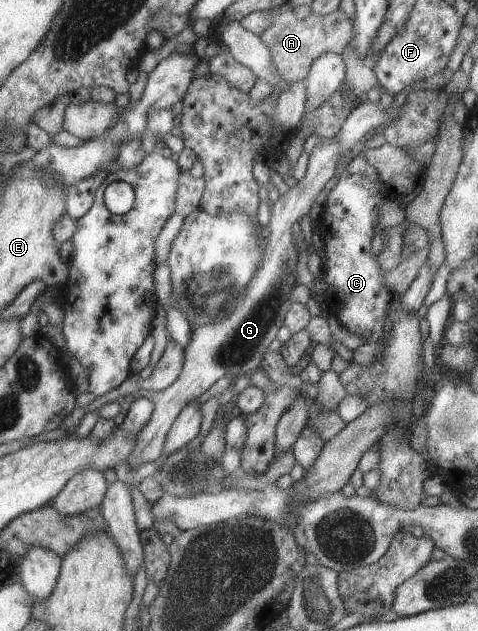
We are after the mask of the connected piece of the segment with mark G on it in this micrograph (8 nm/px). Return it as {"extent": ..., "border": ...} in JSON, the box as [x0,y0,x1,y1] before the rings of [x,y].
{"extent":[127,100,402,468],"border":[[[385,100],[378,101],[378,103],[367,101],[360,103],[344,118],[336,135],[321,138],[320,145],[316,145],[311,150],[304,177],[290,183],[286,193],[272,202],[269,222],[266,225],[268,243],[264,247],[264,255],[254,275],[244,285],[244,293],[234,301],[232,313],[226,317],[220,317],[218,321],[210,319],[203,325],[192,325],[188,321],[192,337],[183,349],[184,361],[178,377],[165,389],[140,393],[141,396],[145,396],[154,403],[154,411],[148,423],[136,434],[138,437],[136,447],[132,449],[128,457],[127,465],[130,468],[138,467],[146,461],[161,459],[166,433],[180,413],[180,409],[209,389],[217,379],[224,375],[232,375],[233,379],[236,379],[259,369],[266,347],[276,337],[276,331],[283,325],[285,313],[292,303],[292,289],[297,284],[295,269],[298,255],[290,234],[292,223],[297,222],[302,215],[307,215],[316,195],[336,173],[338,155],[352,149],[354,143],[365,139],[374,129],[381,129],[384,125],[390,125],[396,121],[400,113],[402,113],[402,106],[391,107]]]}

